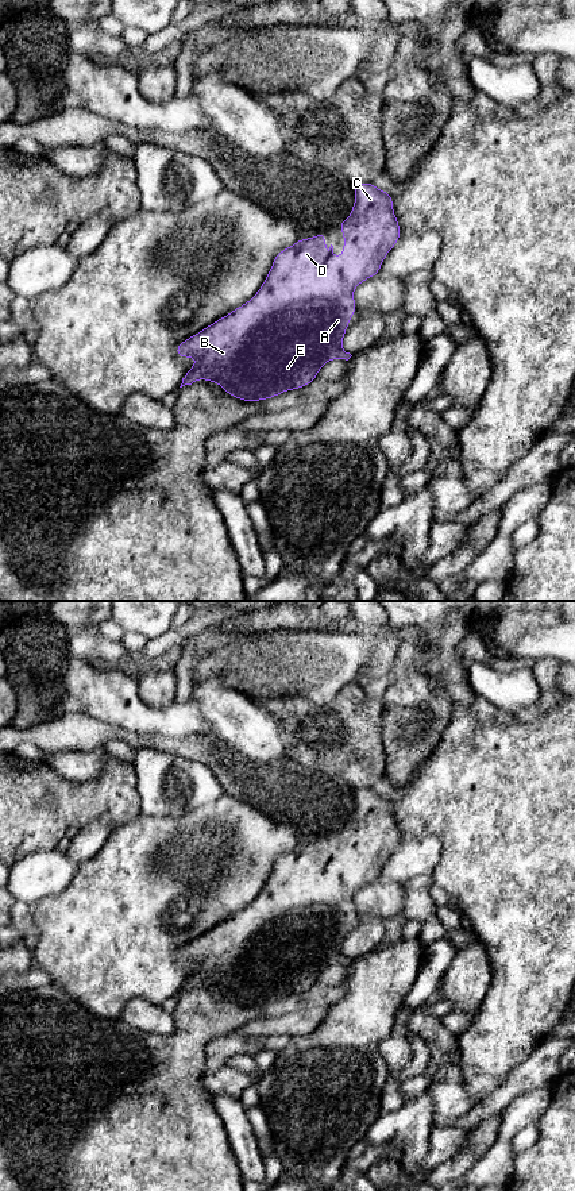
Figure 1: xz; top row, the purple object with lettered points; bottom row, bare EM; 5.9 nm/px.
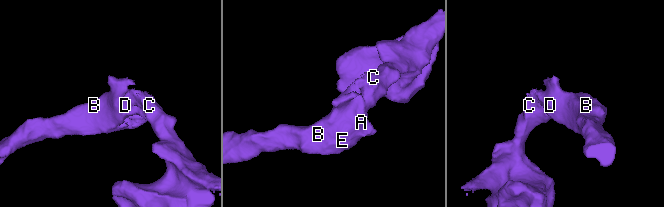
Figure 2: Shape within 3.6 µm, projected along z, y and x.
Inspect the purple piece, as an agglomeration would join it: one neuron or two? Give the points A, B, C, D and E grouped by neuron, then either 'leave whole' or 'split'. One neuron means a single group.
A B C D E | leave whole

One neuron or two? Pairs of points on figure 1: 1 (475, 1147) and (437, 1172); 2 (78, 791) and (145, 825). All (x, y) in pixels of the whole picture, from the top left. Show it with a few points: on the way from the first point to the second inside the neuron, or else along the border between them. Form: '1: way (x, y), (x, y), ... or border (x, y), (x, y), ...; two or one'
1: way (467, 1156), (452, 1171), (447, 1172); one
2: border (141, 814), (114, 828); two

